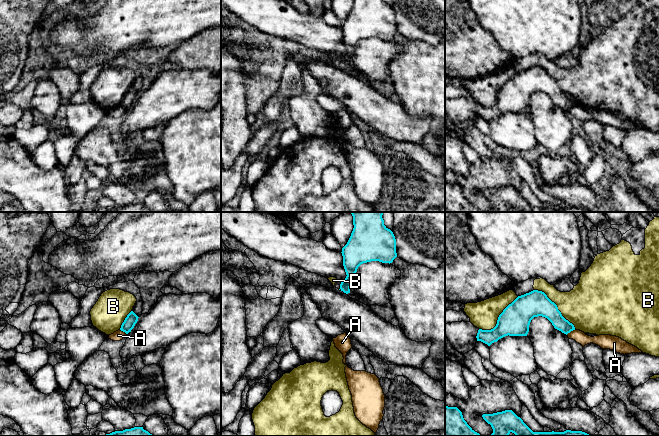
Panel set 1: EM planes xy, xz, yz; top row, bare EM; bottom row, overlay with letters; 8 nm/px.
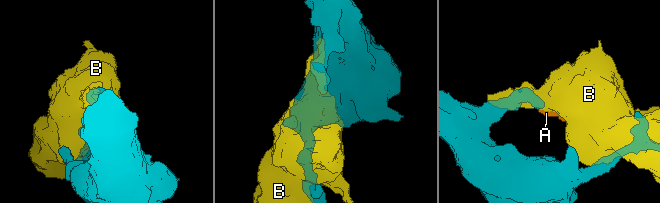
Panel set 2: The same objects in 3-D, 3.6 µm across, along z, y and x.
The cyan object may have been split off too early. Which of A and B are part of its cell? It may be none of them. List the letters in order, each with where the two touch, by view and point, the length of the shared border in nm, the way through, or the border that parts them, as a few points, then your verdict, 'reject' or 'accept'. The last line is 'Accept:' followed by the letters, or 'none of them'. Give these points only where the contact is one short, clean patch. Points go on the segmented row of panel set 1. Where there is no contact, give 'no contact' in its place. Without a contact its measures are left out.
A: contact yz (570, 331); length 90 nm; border yz (575, 329), (566, 334); reject
B: contact yz (556, 306); length 460 nm; reject
Accept: none of them

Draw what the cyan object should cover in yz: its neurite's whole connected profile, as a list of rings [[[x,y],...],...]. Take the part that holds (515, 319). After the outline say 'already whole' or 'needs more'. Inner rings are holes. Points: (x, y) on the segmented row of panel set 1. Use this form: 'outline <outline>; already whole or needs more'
outline [[[533,290],[518,296],[509,304],[499,315],[493,329],[479,329],[477,341],[490,346],[508,335],[527,336],[531,320],[538,316],[547,318],[555,329],[566,335],[575,330],[574,325],[562,316],[557,305],[544,292]]]; already whole

